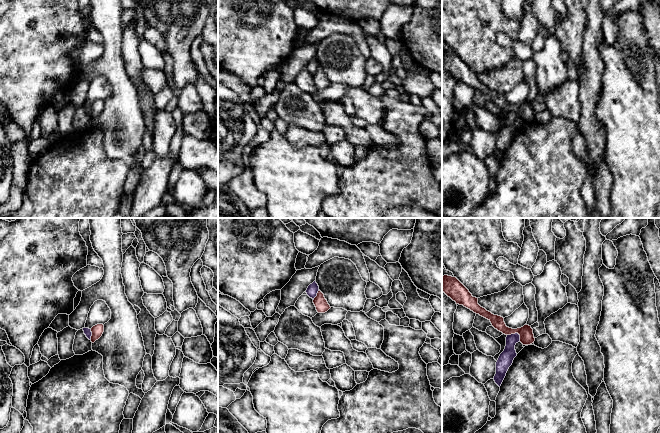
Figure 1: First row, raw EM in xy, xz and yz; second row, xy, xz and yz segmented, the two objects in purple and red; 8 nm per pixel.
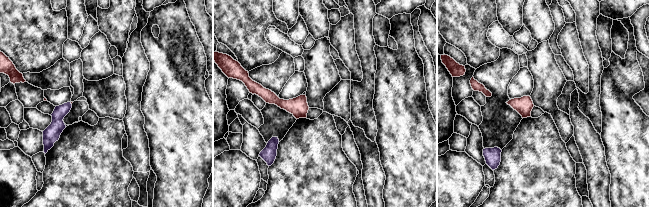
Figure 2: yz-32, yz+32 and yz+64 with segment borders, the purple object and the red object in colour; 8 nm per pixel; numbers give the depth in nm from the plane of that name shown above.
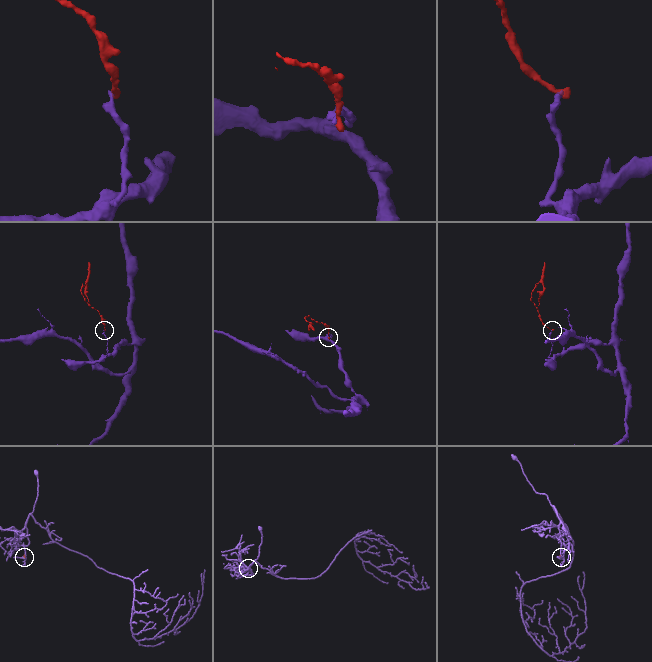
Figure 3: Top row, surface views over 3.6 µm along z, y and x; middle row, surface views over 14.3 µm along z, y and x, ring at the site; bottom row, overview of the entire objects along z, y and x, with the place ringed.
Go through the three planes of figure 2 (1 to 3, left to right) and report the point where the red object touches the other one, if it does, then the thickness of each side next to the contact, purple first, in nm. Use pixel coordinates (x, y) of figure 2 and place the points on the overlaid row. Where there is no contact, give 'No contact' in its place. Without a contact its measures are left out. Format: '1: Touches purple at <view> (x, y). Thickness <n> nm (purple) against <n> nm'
1: Touches purple at yz-32 (70, 103). Thickness 120 nm (purple) against 20 nm
2: No contact
3: No contact

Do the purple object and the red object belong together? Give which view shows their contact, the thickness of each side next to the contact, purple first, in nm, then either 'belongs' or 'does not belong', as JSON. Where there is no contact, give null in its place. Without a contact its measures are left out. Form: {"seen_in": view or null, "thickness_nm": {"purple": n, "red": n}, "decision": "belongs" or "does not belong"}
{"seen_in": "yz", "thickness_nm": {"purple": 120, "red": 110}, "decision": "does not belong"}

